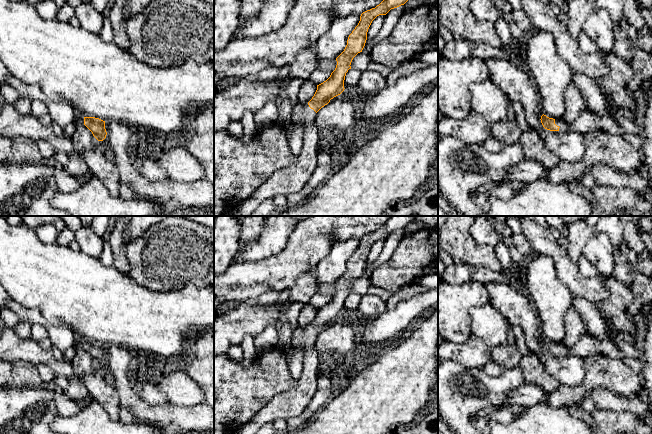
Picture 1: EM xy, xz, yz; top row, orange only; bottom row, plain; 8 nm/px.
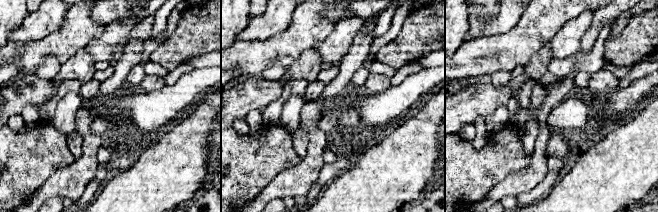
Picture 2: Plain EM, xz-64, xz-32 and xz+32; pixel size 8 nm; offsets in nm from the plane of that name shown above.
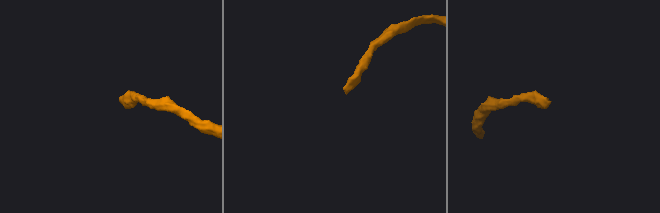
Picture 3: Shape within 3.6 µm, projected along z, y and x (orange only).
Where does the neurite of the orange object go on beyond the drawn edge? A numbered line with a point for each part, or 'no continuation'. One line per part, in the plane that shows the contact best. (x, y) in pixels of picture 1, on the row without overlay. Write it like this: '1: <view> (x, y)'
1: yz (587, 345)

